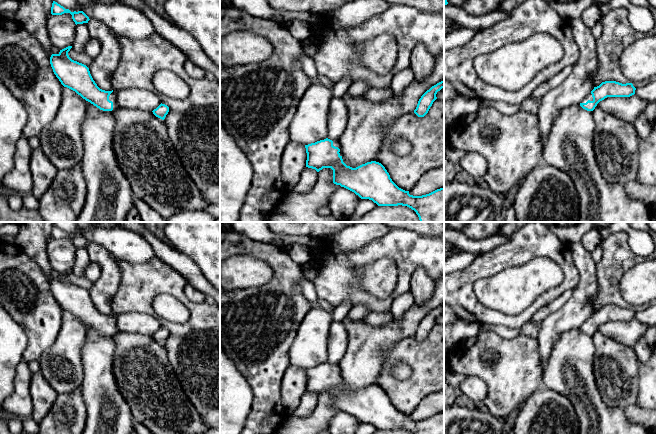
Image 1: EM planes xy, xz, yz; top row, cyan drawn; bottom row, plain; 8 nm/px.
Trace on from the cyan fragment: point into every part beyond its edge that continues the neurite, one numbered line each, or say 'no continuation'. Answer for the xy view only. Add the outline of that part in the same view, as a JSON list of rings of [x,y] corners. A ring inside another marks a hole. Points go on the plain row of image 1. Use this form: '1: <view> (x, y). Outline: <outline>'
1: xy (112, 321). Outline: [[[113,314],[113,316],[109,320],[109,324],[113,326],[113,334],[107,335],[107,336],[115,336],[115,335],[121,334],[121,332],[117,329],[116,315]]]

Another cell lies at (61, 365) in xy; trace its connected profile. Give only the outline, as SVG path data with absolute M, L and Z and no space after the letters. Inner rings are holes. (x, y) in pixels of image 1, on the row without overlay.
M63 311L57 339L39 360L40 372L58 395L70 394L82 386L81 354L85 339L86 325L75 315Z

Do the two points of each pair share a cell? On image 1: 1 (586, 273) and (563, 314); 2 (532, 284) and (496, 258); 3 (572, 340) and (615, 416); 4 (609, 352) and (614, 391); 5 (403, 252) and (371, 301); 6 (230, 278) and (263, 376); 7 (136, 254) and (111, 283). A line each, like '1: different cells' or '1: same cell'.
1: same cell
2: different cells
3: same cell
4: same cell
5: same cell
6: different cells
7: different cells

